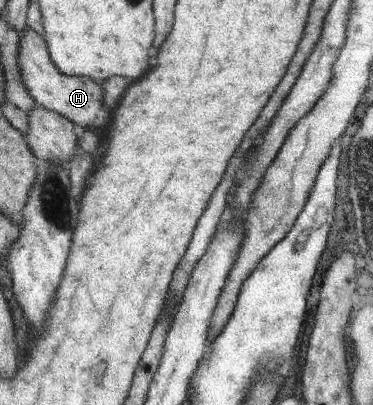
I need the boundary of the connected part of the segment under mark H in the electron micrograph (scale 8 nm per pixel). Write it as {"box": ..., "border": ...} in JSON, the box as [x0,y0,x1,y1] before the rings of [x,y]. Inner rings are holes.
{"box":[16,29,110,131],"border":[[[26,29],[21,36],[19,34],[19,47],[16,52],[19,54],[17,61],[23,83],[36,104],[60,113],[71,120],[79,131],[88,129],[87,126],[104,126],[110,120],[110,113],[103,107],[102,85],[88,77],[73,77],[61,73],[51,59],[43,35]]]}

